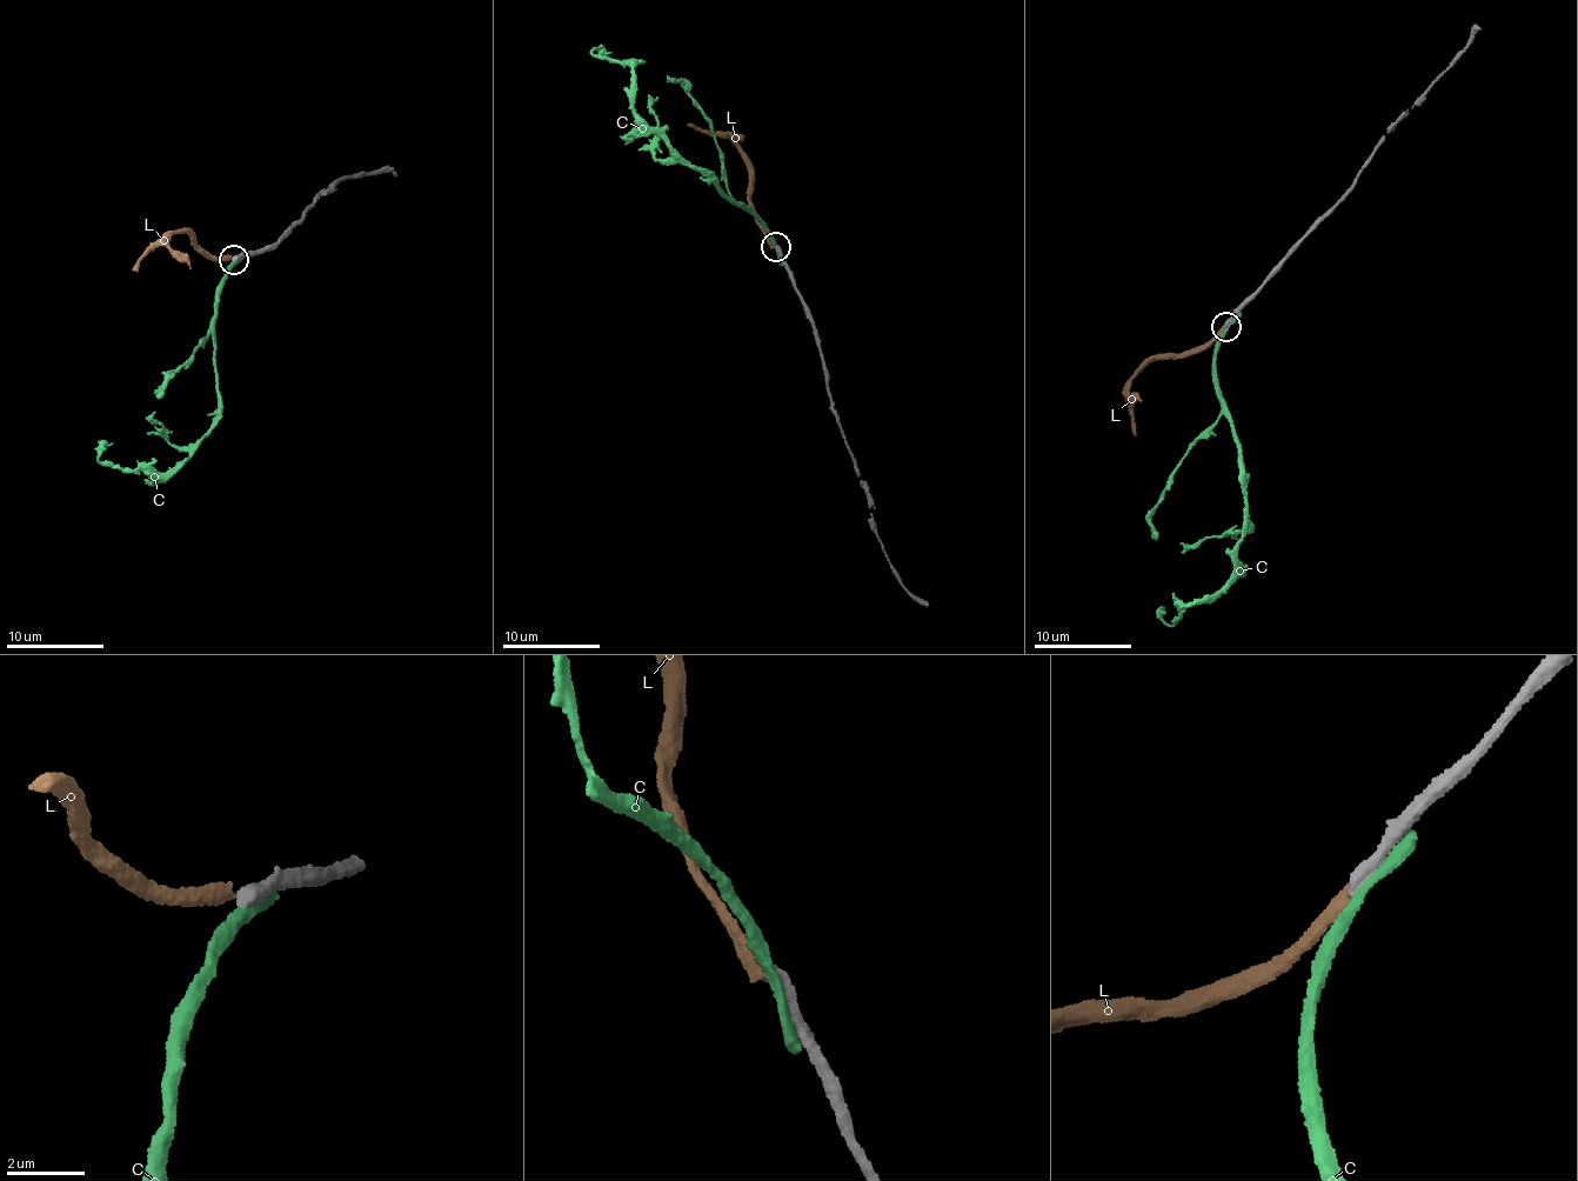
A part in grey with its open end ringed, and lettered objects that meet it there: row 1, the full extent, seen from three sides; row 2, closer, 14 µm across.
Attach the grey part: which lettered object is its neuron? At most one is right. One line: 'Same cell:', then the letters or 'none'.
Same cell: none

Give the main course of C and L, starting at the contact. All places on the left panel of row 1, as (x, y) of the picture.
C: (236, 259), (213, 339), (218, 422), (175, 473), (153, 482), (100, 462), (112, 442)
L: (233, 259), (208, 255), (199, 248), (186, 227), (164, 238), (133, 269)

